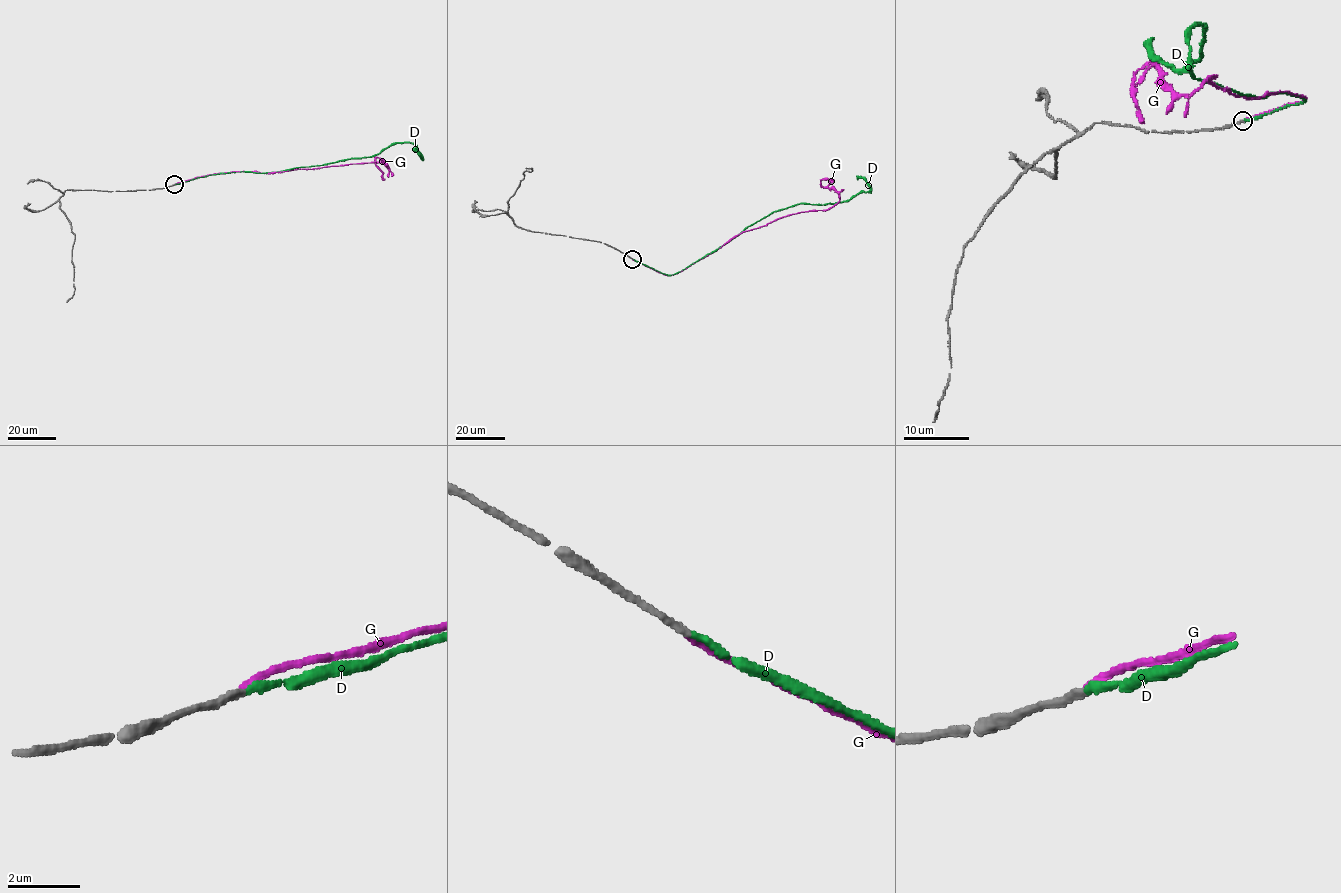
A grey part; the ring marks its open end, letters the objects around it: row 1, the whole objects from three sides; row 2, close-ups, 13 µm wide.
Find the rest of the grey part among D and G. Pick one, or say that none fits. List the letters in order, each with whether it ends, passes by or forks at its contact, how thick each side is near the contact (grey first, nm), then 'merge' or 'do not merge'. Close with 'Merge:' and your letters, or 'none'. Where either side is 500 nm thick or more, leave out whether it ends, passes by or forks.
D: it ends there; 190 nm thick on the grey side, 200 nm on the other; merge
G: it ends there; 200 nm thick on the grey side, 180 nm on the other; do not merge
Merge: D

